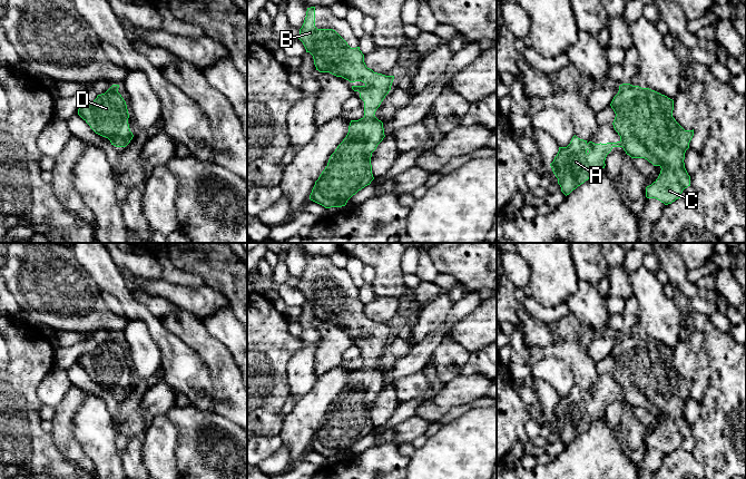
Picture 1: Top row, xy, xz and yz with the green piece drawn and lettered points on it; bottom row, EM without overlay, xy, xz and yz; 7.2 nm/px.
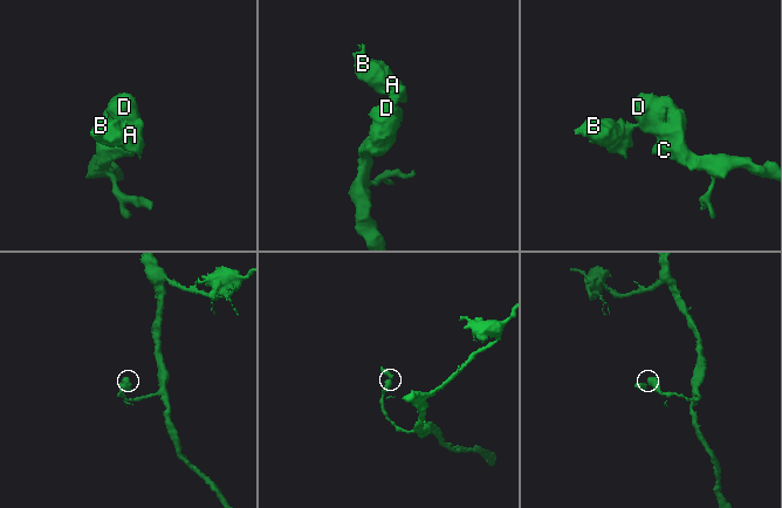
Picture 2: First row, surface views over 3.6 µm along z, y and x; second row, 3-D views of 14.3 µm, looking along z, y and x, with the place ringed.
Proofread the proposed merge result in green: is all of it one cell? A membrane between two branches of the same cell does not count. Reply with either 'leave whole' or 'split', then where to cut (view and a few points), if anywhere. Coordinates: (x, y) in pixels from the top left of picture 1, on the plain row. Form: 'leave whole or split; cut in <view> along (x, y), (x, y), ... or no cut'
leave whole; no cut

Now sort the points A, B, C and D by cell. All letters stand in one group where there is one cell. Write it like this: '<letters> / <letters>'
A B C D

